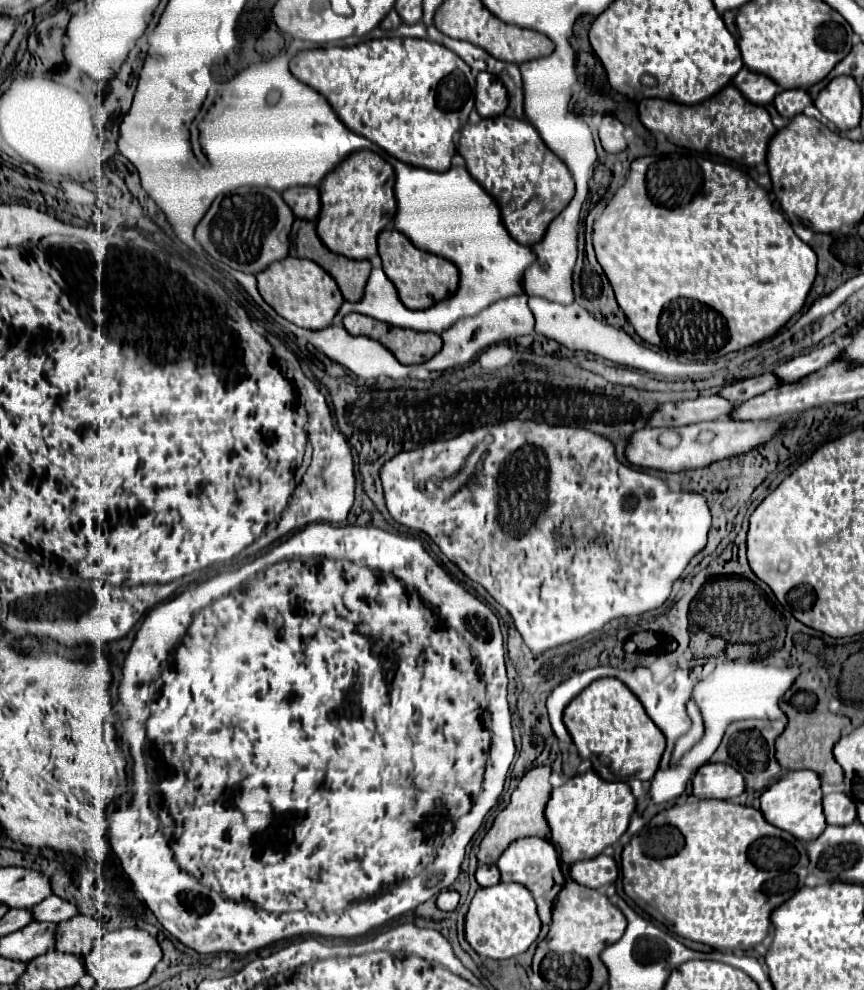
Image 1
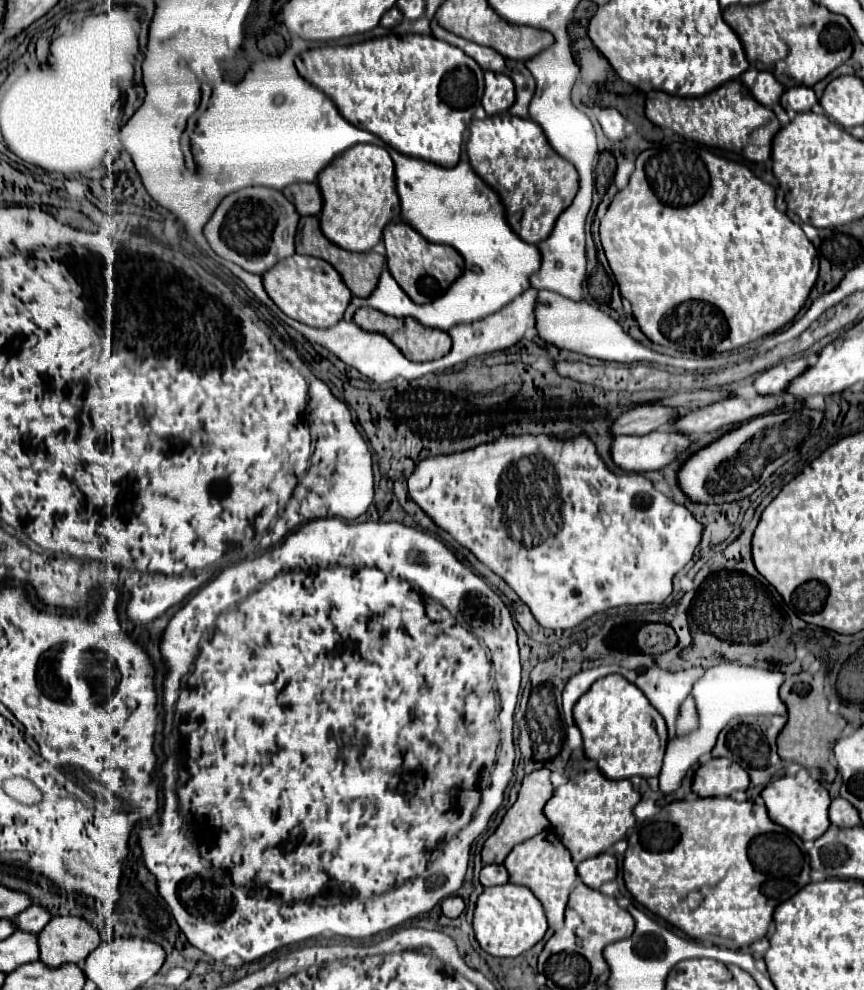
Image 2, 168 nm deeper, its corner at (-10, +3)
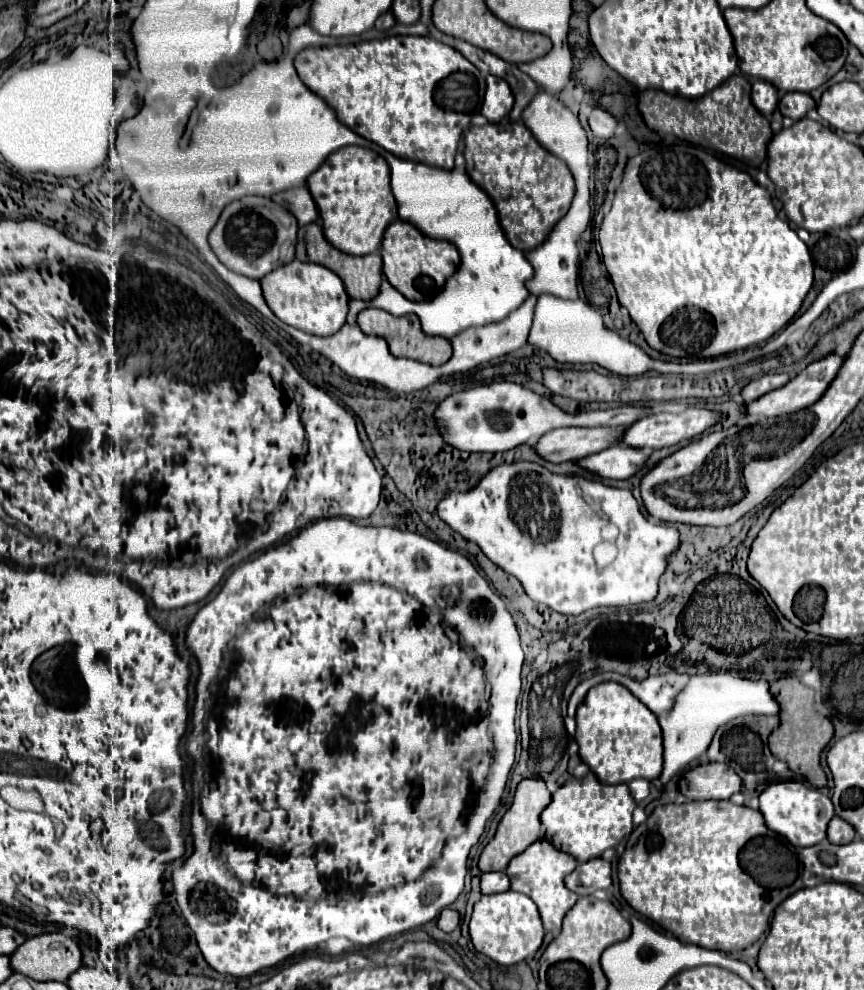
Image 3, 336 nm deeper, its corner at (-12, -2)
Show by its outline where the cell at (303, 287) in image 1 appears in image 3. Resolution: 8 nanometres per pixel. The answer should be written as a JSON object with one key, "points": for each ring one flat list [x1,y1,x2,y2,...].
{"points":[[292,260,286,266,272,270,260,280,266,304,284,324,294,326,306,334,332,336,344,326,348,314,348,294,342,280,328,268,312,262]]}

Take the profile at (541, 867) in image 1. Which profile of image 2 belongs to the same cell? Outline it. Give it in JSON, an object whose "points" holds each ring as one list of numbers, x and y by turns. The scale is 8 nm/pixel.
{"points":[[542,831,532,839,526,839,524,843,520,843,510,851,504,867,508,869,512,883,528,887,540,899,548,917,548,925,552,929,560,929,564,925,564,909,568,893,576,881,576,867,570,859,568,849,558,839,558,835,554,835,554,831]]}

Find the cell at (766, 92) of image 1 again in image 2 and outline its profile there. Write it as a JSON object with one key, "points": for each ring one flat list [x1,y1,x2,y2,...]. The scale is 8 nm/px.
{"points":[[750,67,746,73,740,75,740,81,750,89,754,99,758,99,758,103,766,107,774,105,784,93,782,83,778,83,774,75,770,75,770,71,756,71,754,67]]}

